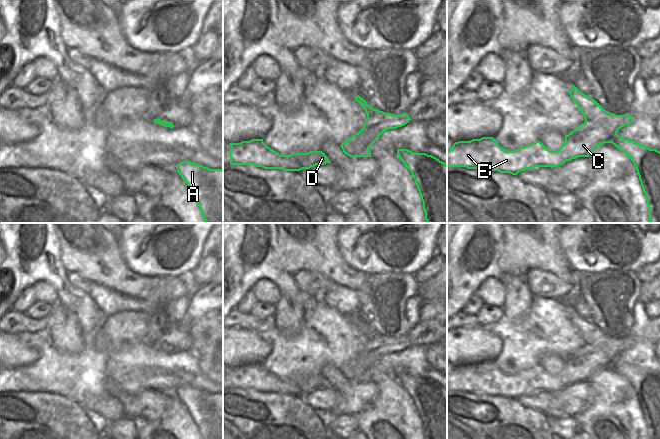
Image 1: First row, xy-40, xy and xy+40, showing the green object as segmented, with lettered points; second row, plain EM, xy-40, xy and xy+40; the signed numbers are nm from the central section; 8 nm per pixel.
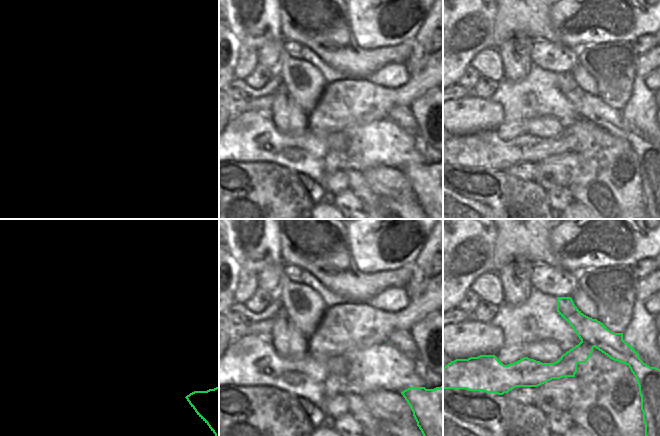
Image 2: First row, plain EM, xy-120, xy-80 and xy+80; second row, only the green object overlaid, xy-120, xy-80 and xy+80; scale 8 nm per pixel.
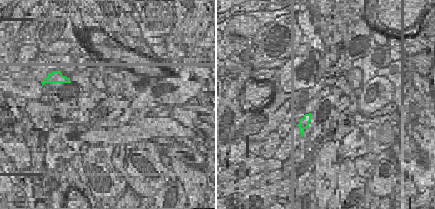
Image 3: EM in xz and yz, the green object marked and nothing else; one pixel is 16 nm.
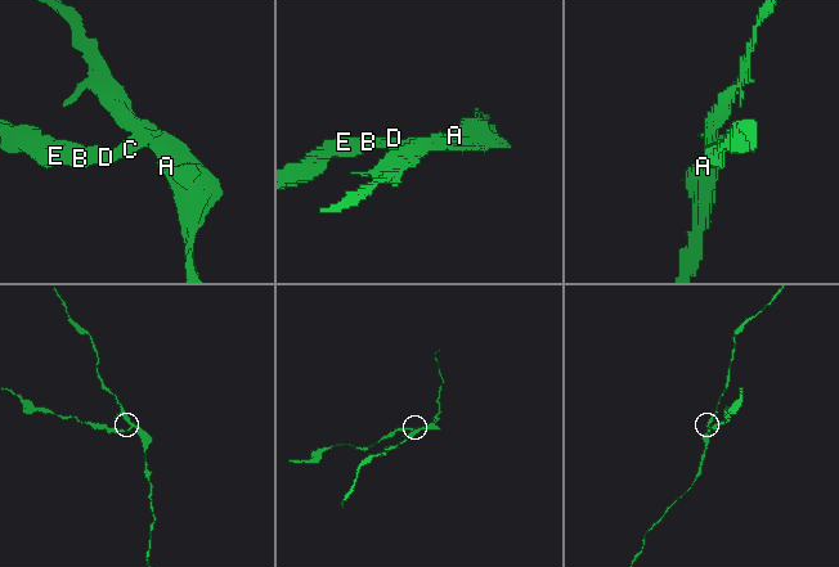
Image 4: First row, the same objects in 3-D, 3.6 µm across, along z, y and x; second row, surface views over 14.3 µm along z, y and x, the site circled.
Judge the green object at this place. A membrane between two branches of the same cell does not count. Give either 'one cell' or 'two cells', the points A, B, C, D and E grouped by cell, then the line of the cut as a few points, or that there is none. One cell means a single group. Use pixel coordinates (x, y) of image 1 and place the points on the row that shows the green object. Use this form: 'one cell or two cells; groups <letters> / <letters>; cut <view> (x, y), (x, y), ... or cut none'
two cells; groups A / B C D E; cut xy+40 (614, 114), (606, 119), (590, 115), (585, 121)

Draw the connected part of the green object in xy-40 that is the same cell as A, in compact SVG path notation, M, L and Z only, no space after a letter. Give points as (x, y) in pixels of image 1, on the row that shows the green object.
M190 161L176 166L189 186L205 223L223 223L223 169L210 169Z

